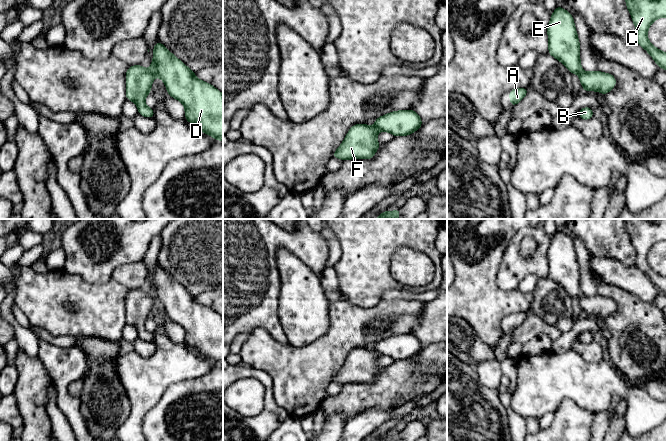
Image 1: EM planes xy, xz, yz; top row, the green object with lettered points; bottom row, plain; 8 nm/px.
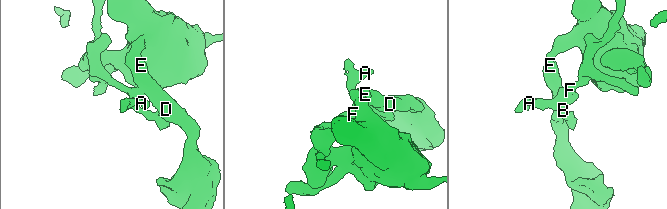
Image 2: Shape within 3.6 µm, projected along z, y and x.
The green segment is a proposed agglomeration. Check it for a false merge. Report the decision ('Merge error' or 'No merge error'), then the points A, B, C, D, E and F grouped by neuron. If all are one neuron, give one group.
Merge error. Groups: A B F / C D E

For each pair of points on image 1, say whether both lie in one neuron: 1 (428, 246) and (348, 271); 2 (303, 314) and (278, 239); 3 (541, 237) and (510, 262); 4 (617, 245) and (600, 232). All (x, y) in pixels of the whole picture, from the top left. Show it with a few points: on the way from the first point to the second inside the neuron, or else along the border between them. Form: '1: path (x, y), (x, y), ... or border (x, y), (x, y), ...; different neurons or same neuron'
1: path (408, 239), (381, 239), (368, 252); same neuron
2: border (276, 251), (280, 248), (286, 248), (301, 261); different neurons
3: path (541, 248), (541, 251), (530, 262), (521, 262); same neuron
4: path (613, 241), (604, 234); same neuron

